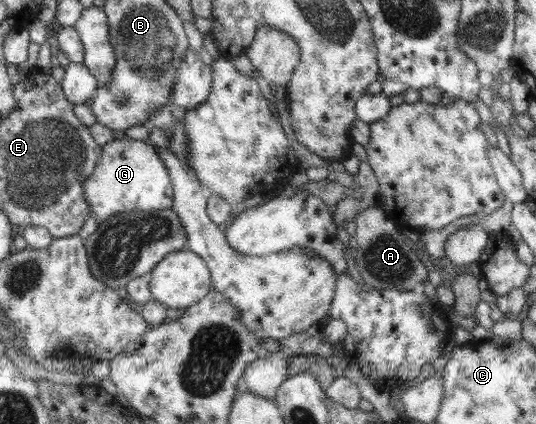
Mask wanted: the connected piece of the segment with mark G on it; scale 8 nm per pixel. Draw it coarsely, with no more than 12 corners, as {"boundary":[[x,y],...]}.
{"boundary":[[105,143],[81,184],[99,223],[172,207],[169,171],[154,146]]}

